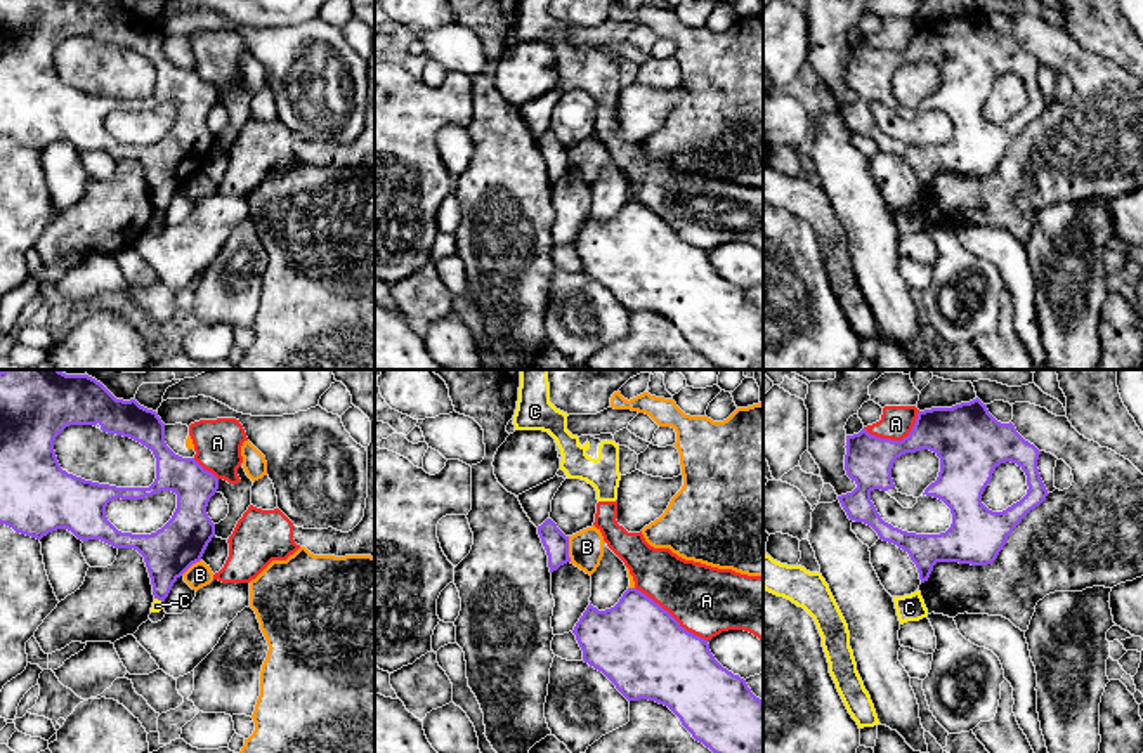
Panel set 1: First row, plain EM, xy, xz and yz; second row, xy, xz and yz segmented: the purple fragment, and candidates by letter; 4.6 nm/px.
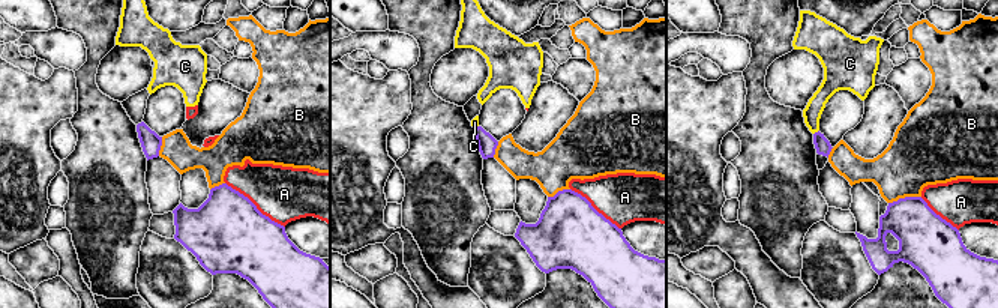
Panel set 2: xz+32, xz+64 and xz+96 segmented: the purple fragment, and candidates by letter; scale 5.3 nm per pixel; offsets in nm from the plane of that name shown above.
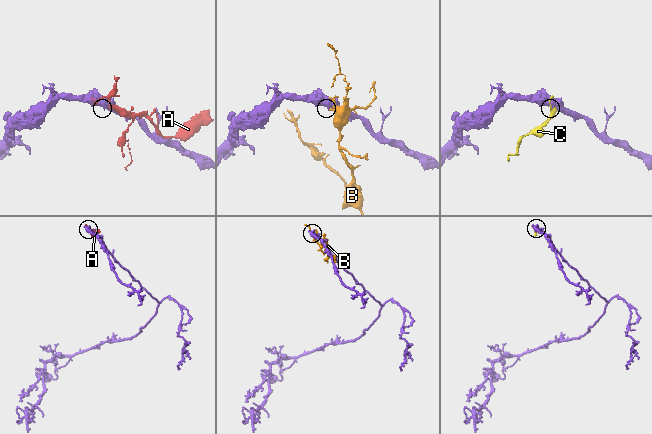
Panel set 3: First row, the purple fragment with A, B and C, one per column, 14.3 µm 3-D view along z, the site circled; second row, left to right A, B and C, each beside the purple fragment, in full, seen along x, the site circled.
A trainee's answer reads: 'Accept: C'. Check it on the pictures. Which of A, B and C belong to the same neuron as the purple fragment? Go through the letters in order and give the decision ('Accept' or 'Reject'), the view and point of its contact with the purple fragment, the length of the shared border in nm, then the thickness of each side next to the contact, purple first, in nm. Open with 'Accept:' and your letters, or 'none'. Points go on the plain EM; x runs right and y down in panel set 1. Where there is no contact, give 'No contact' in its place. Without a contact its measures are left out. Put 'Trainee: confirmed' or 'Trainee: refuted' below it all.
Accept: none
A: Reject. Touches purple at xz (672, 228). Shared border 420 nm. Thickness 420 nm (purple) against 320 nm
B: Reject. Touches purple at xz (568, 160). Shared border 120 nm. Thickness 120 nm (purple) against 160 nm
C: Reject. Touches purple at xy (158, 210). Shared border 50 nm. Thickness 240 nm (purple) against 50 nm
Trainee: refuted

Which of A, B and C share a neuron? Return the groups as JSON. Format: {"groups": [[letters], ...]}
{"groups": [["A", "C"], ["B"]]}

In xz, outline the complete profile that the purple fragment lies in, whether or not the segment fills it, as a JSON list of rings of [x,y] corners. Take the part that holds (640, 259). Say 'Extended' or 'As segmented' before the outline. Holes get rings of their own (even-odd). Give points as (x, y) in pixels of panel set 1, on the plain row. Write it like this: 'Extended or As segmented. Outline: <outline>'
As segmented. Outline: [[[628,200],[619,213],[605,222],[590,213],[572,245],[583,262],[583,272],[602,283],[628,312],[649,311],[668,318],[696,352],[722,370],[763,370],[763,312],[751,304],[744,290],[715,271],[708,252],[682,239],[640,201]]]

